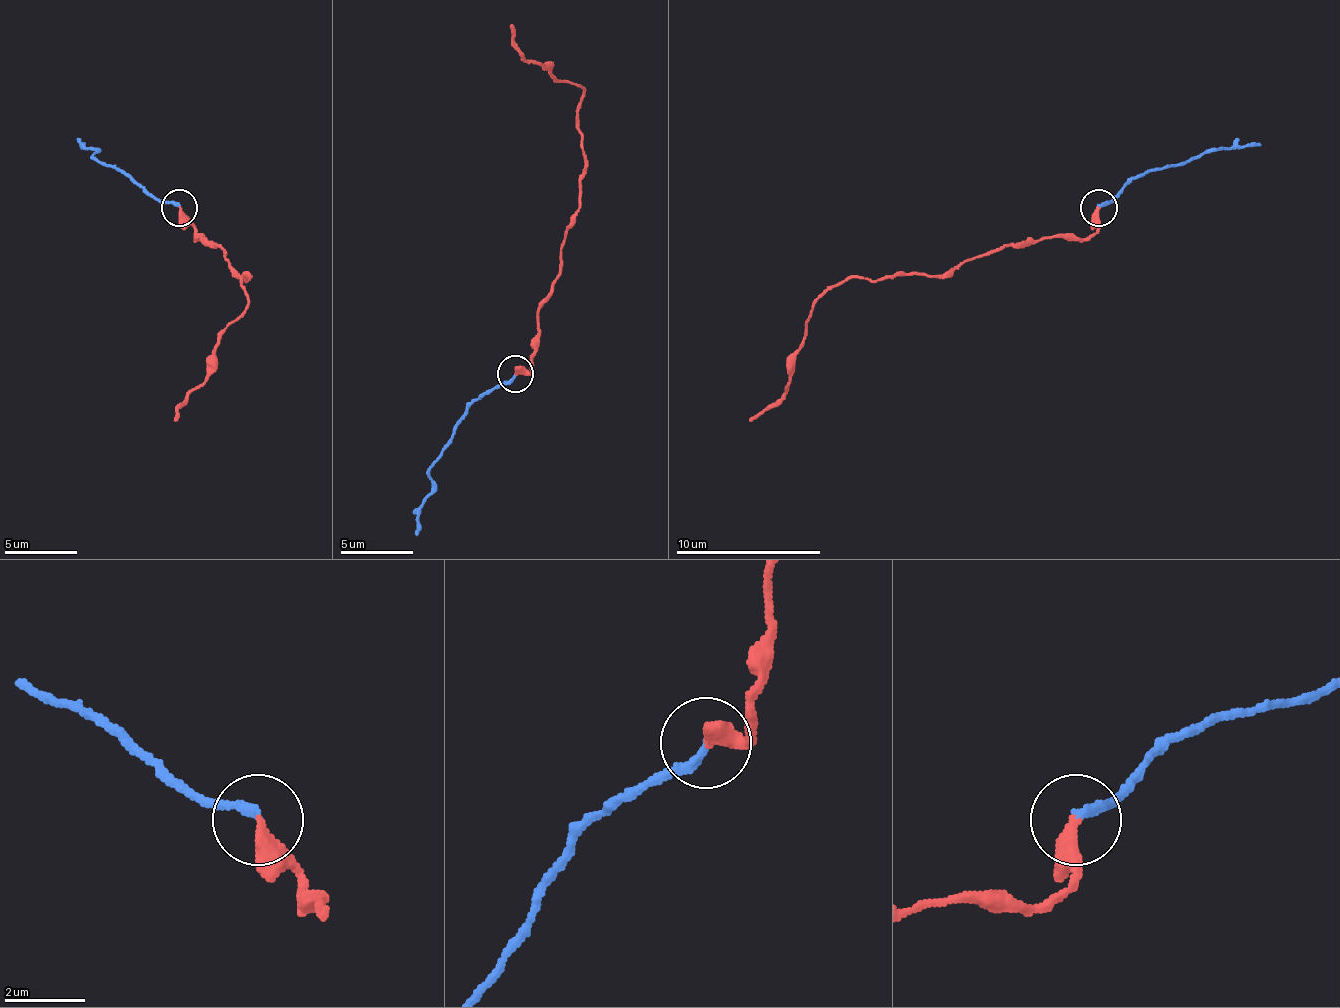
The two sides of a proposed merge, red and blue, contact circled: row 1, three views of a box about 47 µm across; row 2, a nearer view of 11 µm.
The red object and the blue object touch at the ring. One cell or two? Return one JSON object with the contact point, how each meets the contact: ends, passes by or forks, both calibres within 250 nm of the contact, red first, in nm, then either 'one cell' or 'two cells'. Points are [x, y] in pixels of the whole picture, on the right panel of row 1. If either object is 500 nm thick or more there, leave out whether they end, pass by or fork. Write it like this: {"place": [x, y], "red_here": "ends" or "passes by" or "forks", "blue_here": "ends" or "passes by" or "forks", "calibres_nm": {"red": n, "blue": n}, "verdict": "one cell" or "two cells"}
{"place": [1098, 208], "red_here": "ends", "blue_here": "ends", "calibres_nm": {"red": 360, "blue": 240}, "verdict": "two cells"}

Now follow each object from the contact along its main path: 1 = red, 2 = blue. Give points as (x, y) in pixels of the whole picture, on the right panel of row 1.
1: (1099, 208), (1092, 234), (972, 256), (943, 274), (844, 278), (822, 292), (811, 310), (786, 391), (749, 420)
2: (1099, 208), (1132, 179), (1230, 146), (1260, 143)

